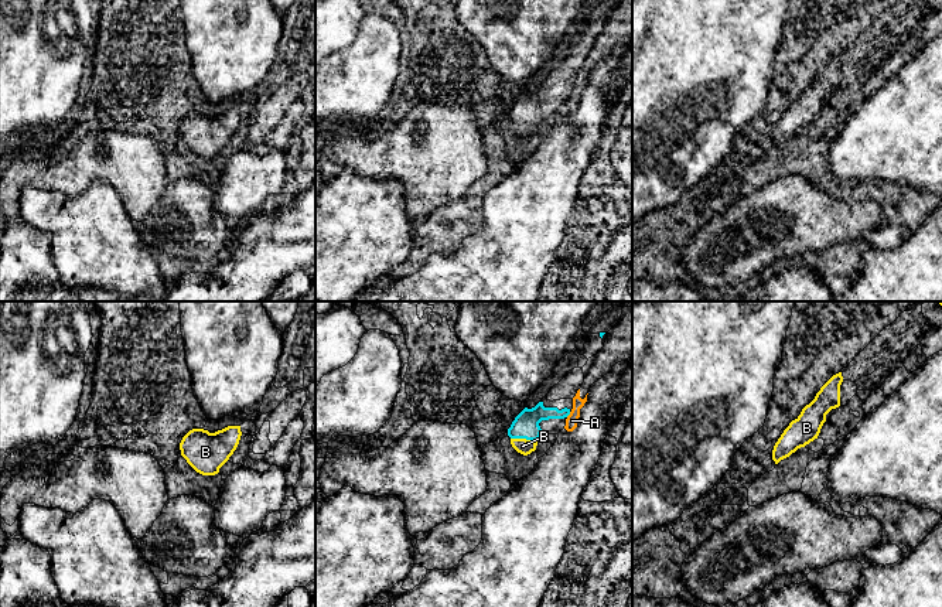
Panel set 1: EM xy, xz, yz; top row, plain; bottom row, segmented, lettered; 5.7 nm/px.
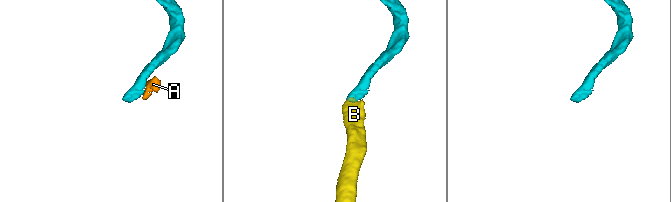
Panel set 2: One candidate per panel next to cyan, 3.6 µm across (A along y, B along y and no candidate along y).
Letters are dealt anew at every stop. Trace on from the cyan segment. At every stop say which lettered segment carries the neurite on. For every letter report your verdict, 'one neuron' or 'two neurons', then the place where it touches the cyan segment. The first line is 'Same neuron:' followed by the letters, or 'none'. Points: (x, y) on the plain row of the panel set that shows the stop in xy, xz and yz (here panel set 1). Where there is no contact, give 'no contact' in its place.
Same neuron: B
A: two neurons; contact xz (567, 98)
B: one neuron; contact xz (524, 120)

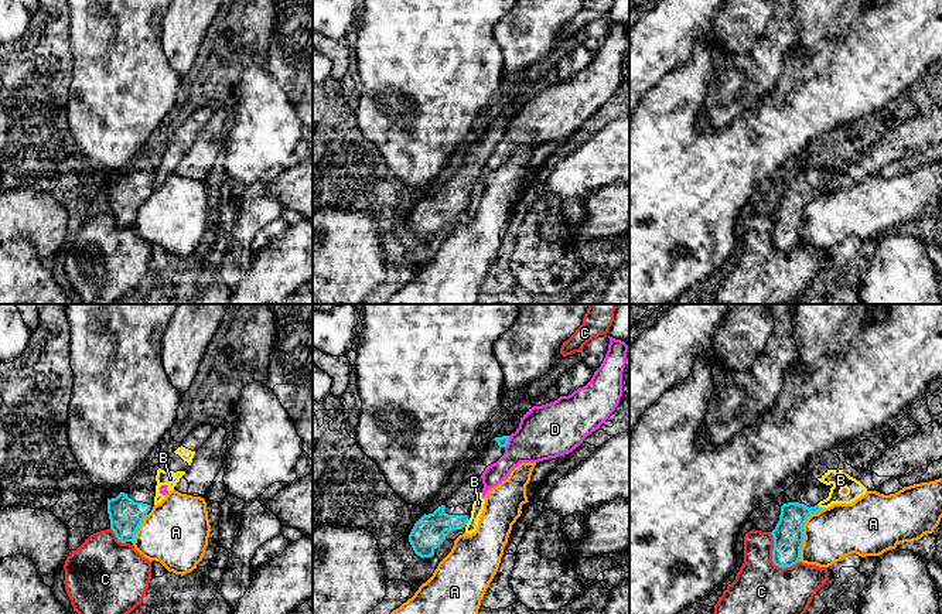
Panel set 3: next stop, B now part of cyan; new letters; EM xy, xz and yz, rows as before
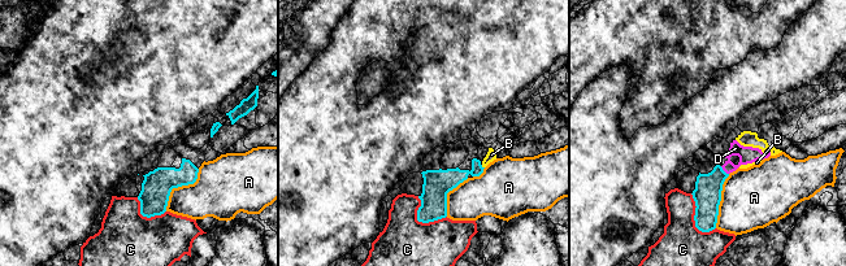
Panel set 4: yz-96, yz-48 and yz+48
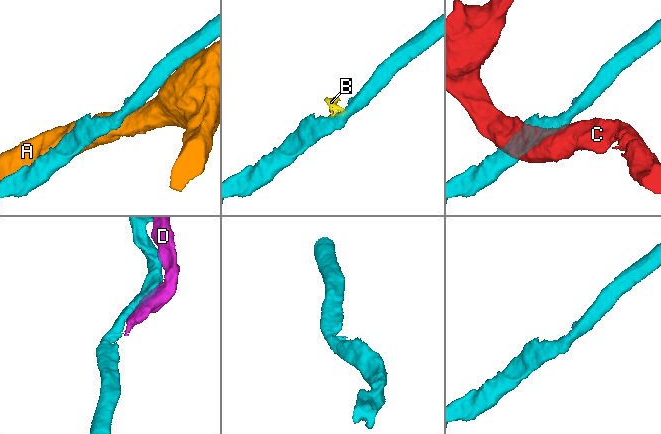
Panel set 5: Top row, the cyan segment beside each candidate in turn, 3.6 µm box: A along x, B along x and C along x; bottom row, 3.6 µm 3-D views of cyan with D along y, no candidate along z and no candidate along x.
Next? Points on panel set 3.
Same neuron: none
A: two neurons; contact yz (802, 215)
B: two neurons; contact yz (819, 190)
C: two neurons; contact yz (772, 242)
D: two neurons; contact xz (507, 125)

